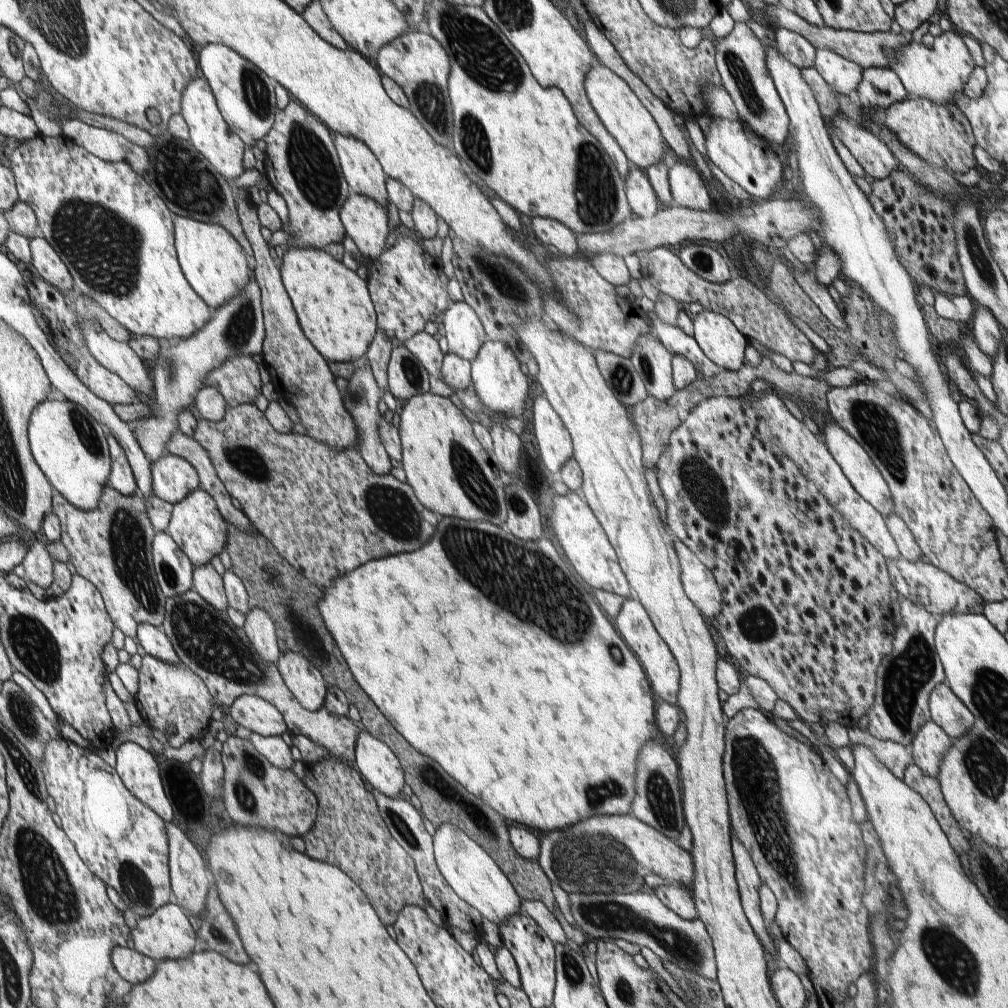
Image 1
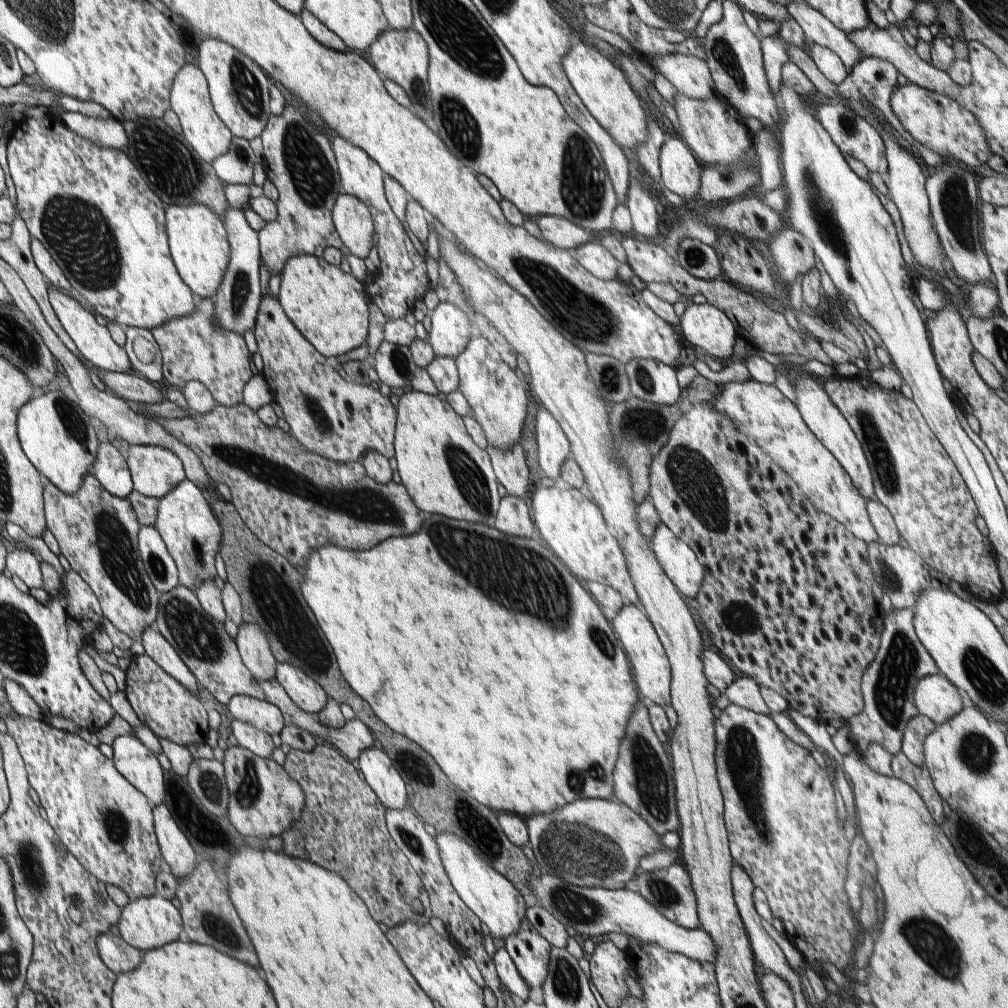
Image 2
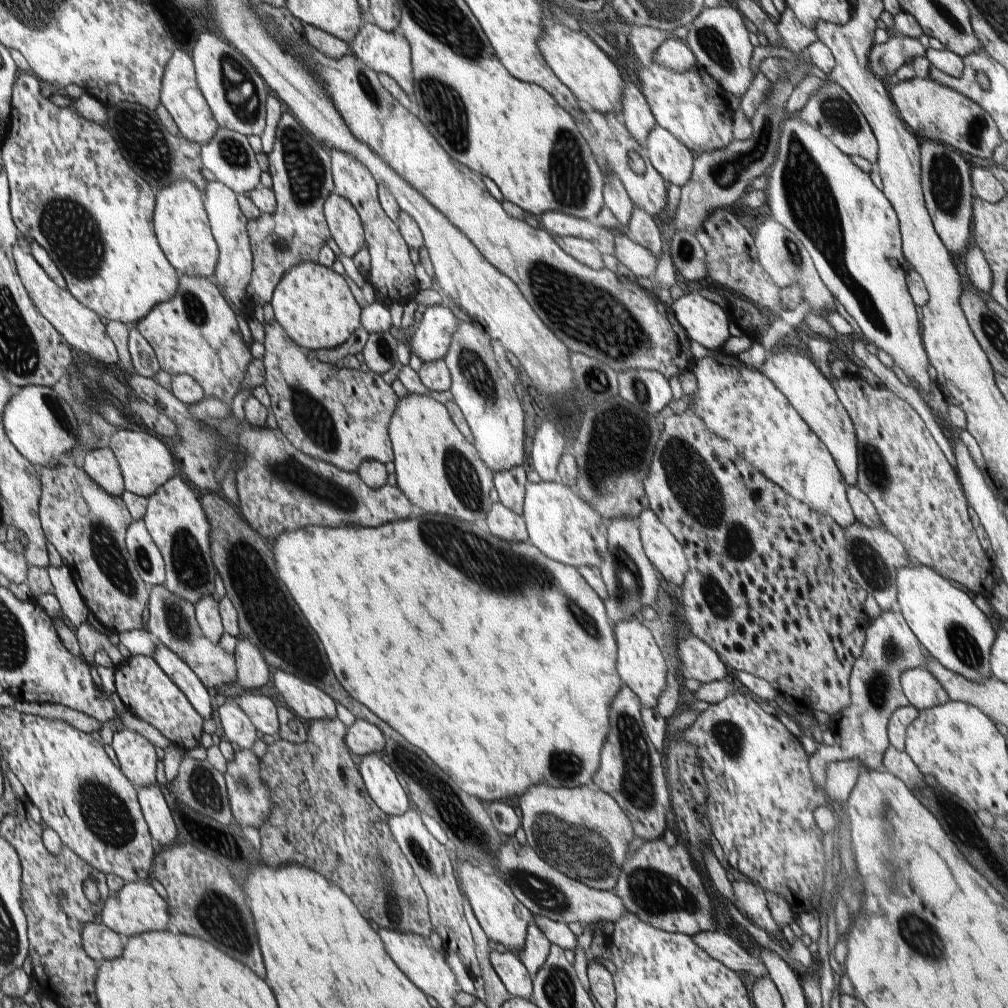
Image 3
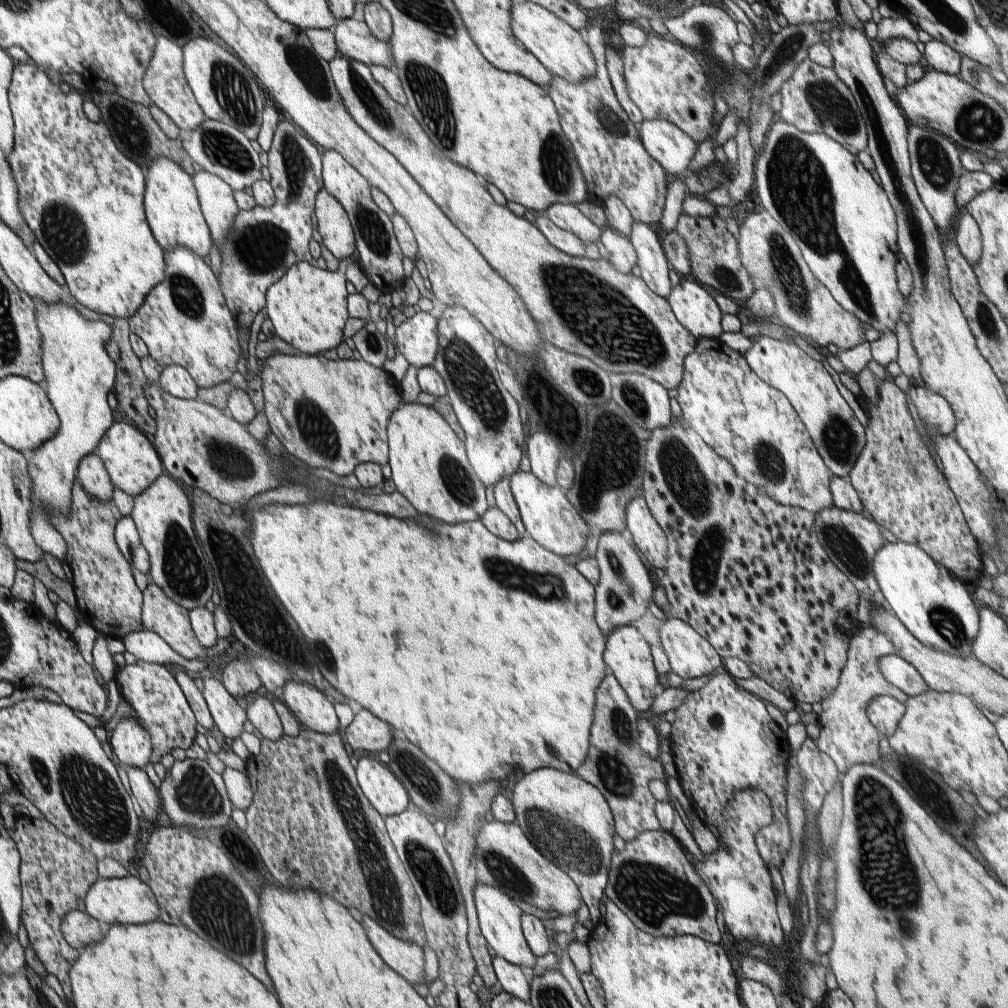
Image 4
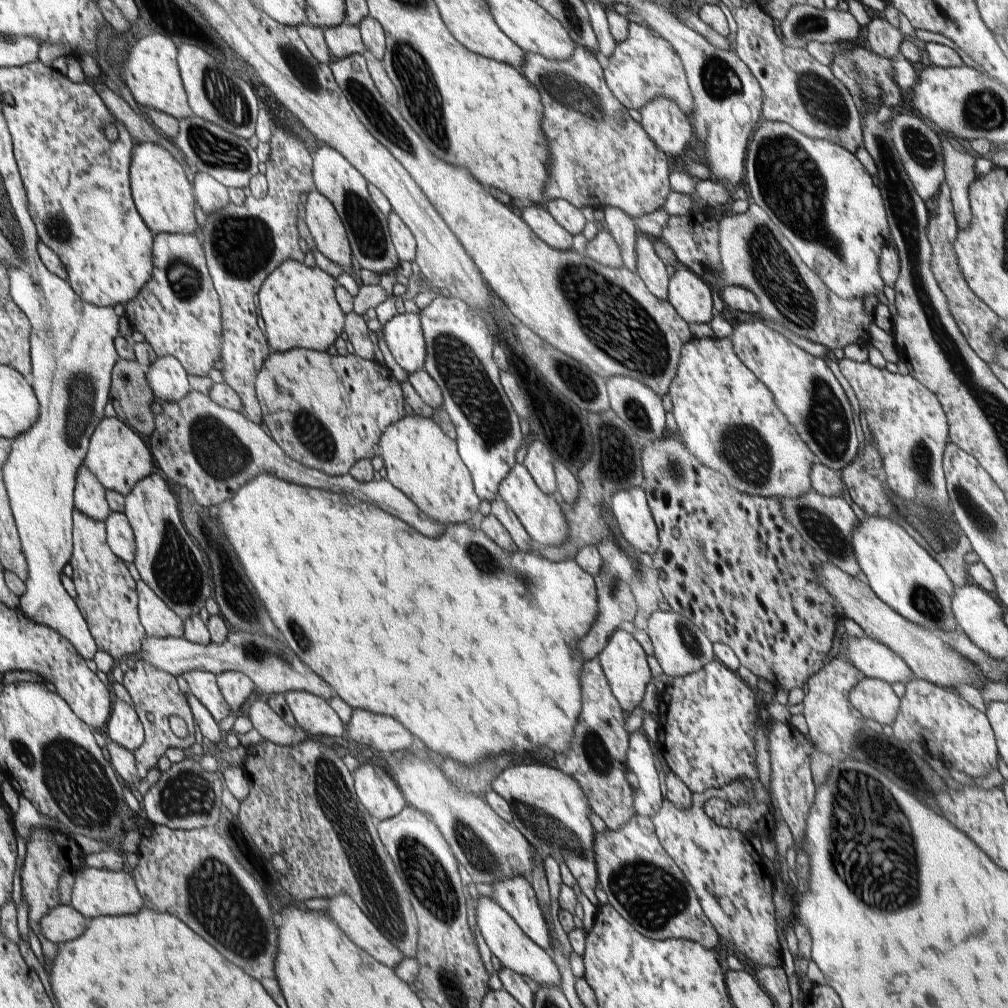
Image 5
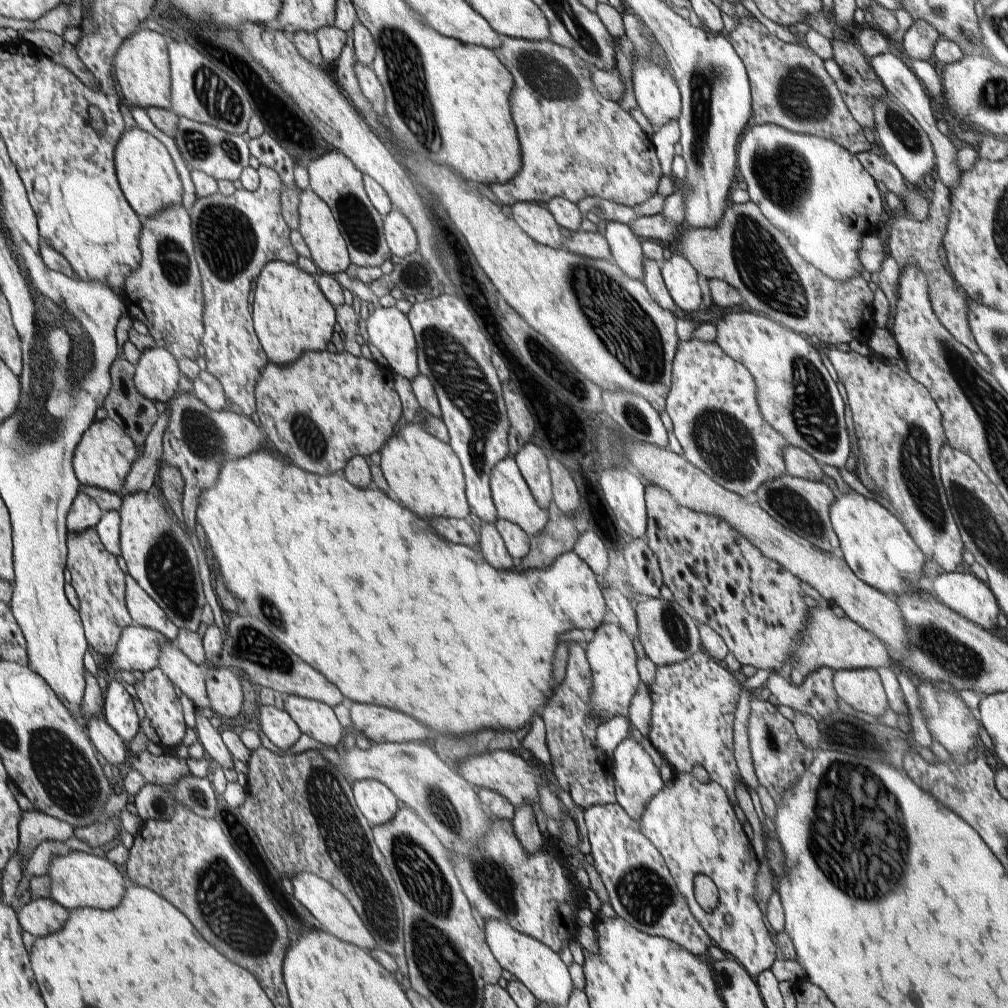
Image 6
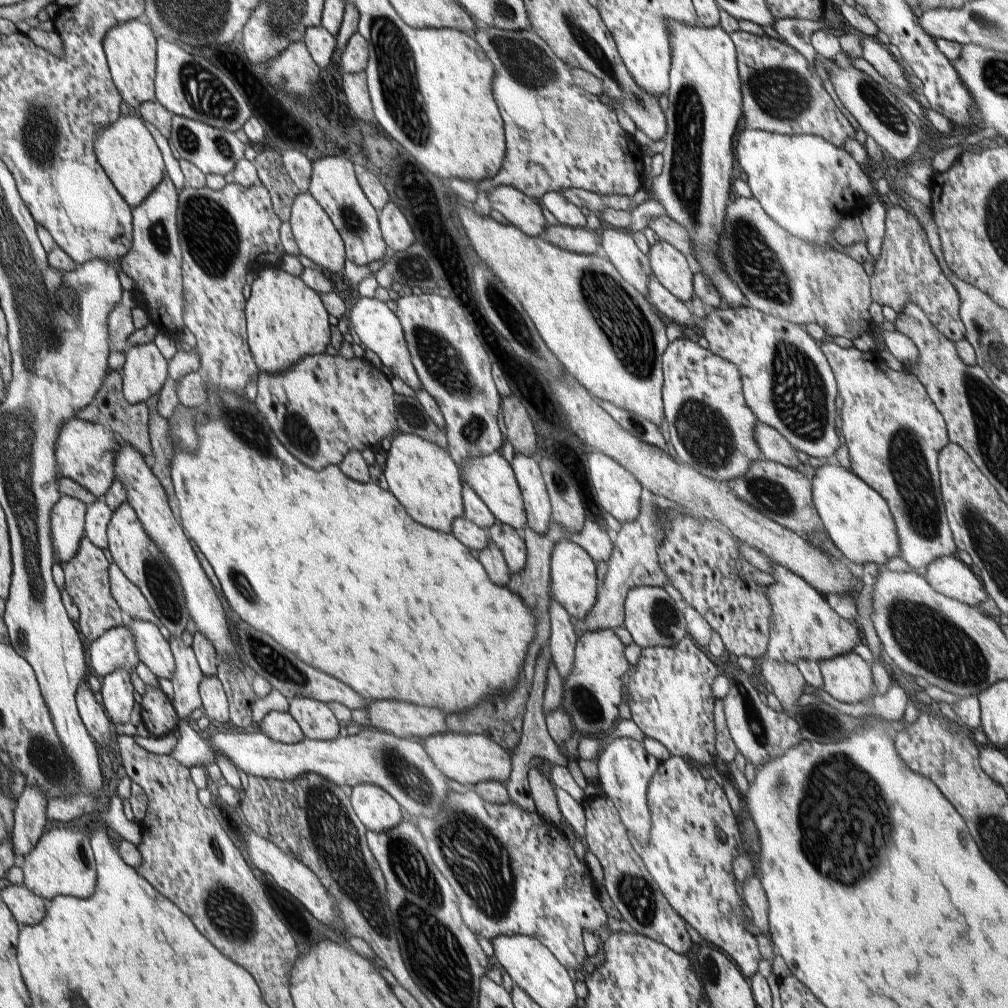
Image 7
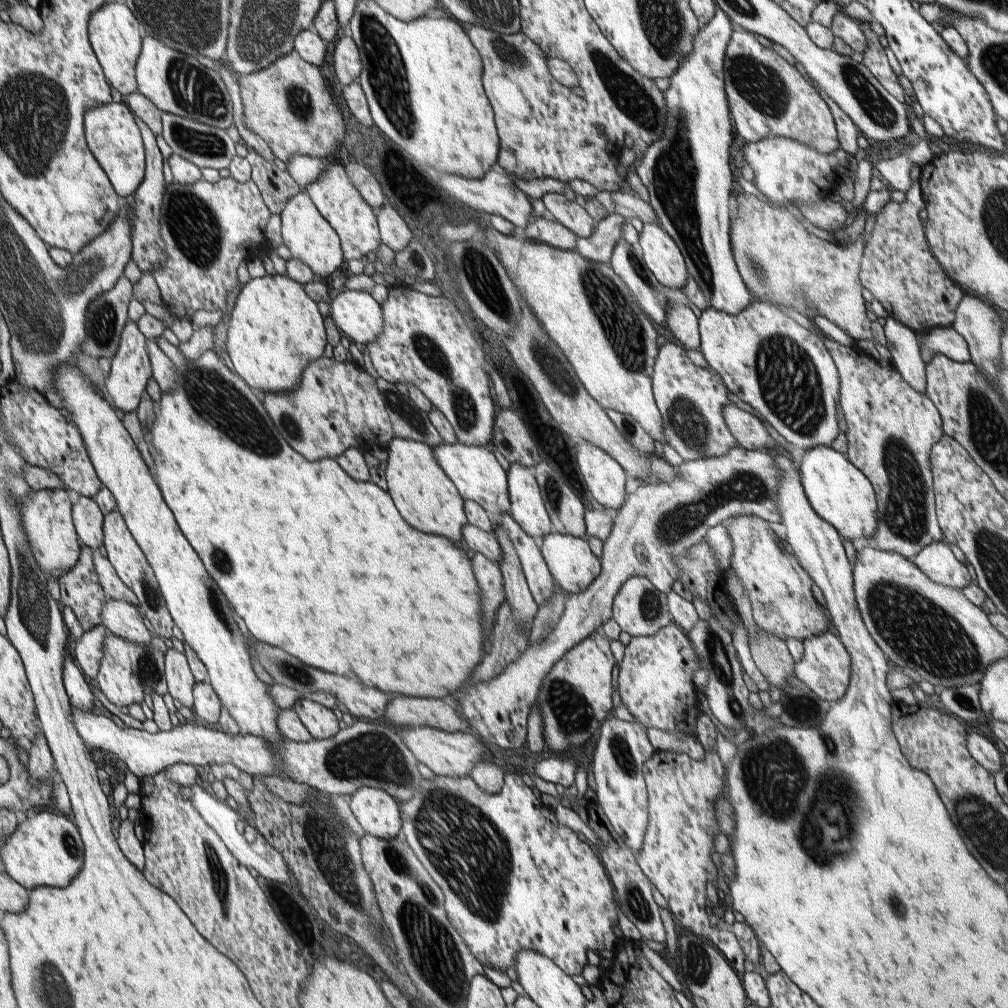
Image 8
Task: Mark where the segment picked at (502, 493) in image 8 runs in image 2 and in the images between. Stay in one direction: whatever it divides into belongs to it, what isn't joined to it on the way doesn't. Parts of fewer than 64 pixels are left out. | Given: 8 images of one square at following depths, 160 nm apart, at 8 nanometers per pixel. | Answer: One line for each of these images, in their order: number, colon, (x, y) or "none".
2: (572, 526)
3: (560, 523)
4: (548, 517)
5: (539, 513)
6: (511, 494)
7: (491, 476)

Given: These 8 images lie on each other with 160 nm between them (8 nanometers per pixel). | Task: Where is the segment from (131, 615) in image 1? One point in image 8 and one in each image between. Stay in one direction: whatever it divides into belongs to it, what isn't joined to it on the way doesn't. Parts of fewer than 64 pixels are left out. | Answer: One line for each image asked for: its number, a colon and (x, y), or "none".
2: (97, 533)
3: (87, 525)
4: (108, 598)
5: (107, 595)
6: (99, 582)
7: (87, 581)
8: (81, 590)

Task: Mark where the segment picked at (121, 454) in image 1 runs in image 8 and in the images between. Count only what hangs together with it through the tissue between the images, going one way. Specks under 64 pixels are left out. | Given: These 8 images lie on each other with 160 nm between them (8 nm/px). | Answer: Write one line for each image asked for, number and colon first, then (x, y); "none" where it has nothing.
2: (111, 468)
3: (101, 464)
4: (92, 474)
5: (90, 497)
6: (86, 513)
7: (68, 518)
8: (47, 515)

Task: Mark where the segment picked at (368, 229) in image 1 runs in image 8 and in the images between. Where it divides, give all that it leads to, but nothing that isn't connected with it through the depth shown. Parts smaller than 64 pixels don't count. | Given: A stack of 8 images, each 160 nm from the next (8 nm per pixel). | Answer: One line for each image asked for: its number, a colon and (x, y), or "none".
2: (354, 222)
3: (344, 222)
4: (335, 229)
5: (329, 235)
6: (317, 225)
7: (313, 229)
8: (308, 235)

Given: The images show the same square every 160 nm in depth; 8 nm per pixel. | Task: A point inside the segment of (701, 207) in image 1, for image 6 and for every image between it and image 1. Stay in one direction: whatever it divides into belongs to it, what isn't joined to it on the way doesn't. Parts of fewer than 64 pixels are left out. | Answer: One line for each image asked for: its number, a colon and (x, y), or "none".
2: (680, 171)
3: (674, 161)
4: (670, 146)
5: (670, 127)
6: (658, 97)

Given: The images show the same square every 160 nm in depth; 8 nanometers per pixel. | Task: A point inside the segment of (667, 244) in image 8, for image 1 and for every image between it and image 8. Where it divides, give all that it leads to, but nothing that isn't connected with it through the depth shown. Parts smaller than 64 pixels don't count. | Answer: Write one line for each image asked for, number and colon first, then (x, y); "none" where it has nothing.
1: (721, 341)
2: (704, 326)
3: (705, 322)
4: (694, 308)
5: (692, 298)
6: (680, 277)
7: (671, 267)

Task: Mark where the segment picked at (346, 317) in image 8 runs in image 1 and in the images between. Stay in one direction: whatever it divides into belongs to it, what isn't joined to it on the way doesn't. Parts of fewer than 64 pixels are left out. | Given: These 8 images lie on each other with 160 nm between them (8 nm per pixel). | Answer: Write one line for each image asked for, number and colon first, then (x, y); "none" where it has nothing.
1: (464, 333)
2: (449, 336)
3: (431, 340)
4: (416, 338)
5: (403, 334)
6: (390, 330)
7: (379, 328)

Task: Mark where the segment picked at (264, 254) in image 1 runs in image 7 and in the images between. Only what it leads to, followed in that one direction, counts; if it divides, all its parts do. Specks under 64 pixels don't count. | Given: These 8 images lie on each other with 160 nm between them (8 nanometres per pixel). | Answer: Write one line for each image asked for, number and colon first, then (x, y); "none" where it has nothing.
2: (331, 416)
3: (339, 415)
4: (334, 414)
5: (327, 412)
6: (321, 410)
7: (324, 407)

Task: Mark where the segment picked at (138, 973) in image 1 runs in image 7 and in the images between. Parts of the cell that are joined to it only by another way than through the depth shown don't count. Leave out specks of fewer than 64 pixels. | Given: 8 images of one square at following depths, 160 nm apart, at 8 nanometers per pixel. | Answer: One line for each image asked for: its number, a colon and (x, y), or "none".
2: (120, 957)
3: (103, 944)
4: (79, 929)
5: (64, 923)
6: (41, 917)
7: (28, 908)

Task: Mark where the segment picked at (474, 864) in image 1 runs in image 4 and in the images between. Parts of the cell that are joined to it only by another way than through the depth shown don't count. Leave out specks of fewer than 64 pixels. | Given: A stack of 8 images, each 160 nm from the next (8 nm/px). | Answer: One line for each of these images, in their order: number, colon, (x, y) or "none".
2: (496, 901)
3: (504, 919)
4: (499, 918)

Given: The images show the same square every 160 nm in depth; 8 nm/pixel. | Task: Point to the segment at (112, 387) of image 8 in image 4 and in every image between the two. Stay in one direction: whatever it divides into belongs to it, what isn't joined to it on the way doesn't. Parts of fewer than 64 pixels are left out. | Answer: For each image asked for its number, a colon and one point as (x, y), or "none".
4: (175, 380)
5: (167, 378)
6: (157, 376)
7: (145, 371)

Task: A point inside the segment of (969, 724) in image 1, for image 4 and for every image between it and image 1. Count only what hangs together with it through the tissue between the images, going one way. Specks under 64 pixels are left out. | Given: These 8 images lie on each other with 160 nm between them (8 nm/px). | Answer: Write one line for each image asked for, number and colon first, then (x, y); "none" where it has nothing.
2: (935, 697)
3: (922, 689)
4: (896, 671)

